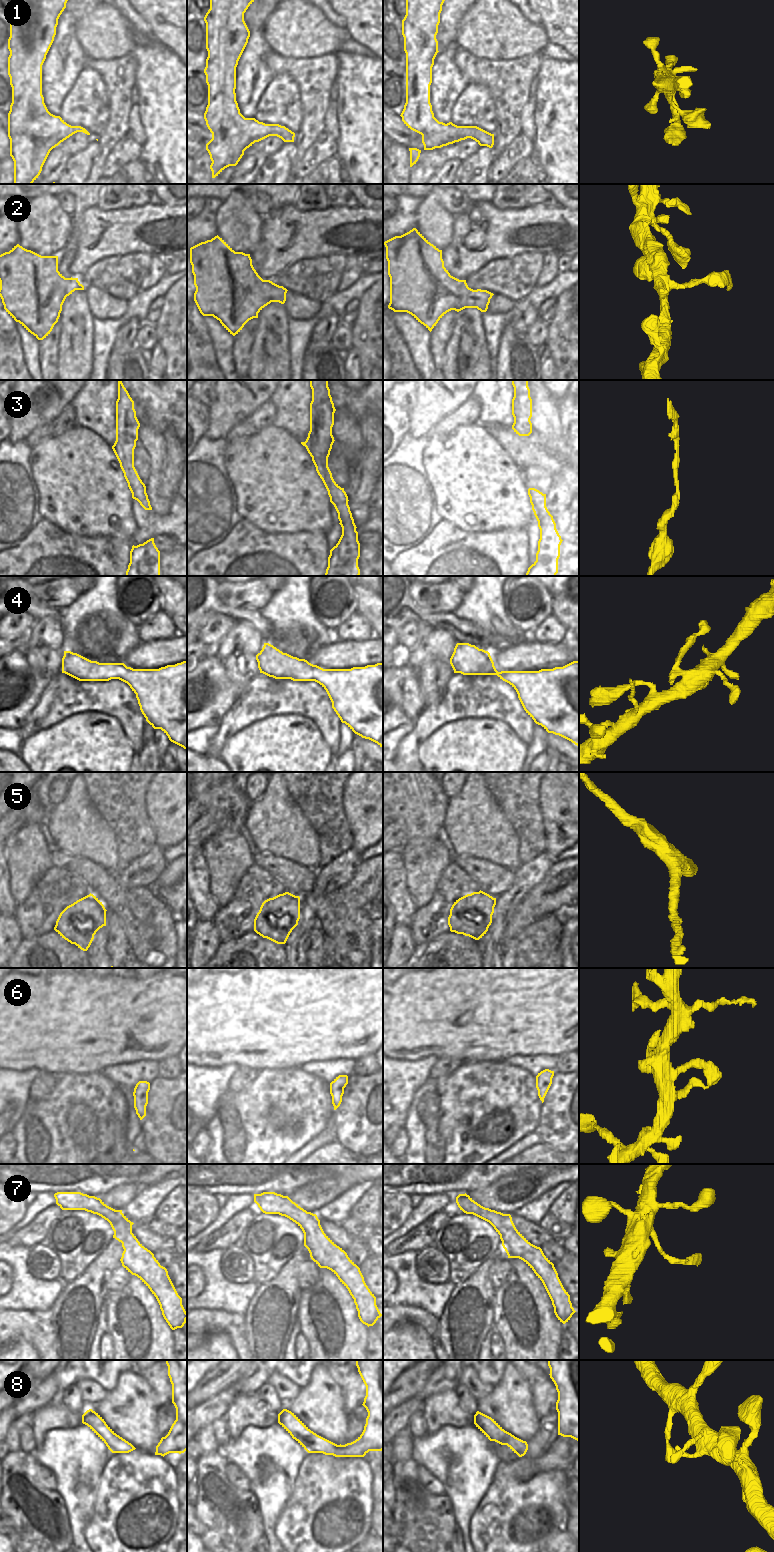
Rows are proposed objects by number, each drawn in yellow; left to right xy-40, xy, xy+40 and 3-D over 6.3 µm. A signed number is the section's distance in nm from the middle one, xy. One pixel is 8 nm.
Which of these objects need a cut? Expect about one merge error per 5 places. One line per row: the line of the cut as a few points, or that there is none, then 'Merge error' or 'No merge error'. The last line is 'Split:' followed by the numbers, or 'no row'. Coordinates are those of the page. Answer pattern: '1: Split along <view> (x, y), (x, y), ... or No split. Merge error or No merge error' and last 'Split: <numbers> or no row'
1: No split. No merge error
2: No split. No merge error
3: No split. No merge error
4: No split. No merge error
5: No split. No merge error
6: No split. No merge error
7: No split. No merge error
8: No split. No merge error
Split: no row.

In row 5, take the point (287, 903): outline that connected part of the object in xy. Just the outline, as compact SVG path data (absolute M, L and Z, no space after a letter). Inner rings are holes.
M289 892L265 900L254 919L254 931L277 944L285 944L300 919L300 897Z

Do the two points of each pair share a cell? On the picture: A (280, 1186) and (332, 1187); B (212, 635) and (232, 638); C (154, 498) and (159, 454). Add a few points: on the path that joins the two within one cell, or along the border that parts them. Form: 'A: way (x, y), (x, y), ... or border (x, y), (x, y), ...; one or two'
A: border (323, 1177), (297, 1187), (288, 1196); two
B: border (236, 621), (213, 648); two
C: way (153, 487), (156, 465); one

